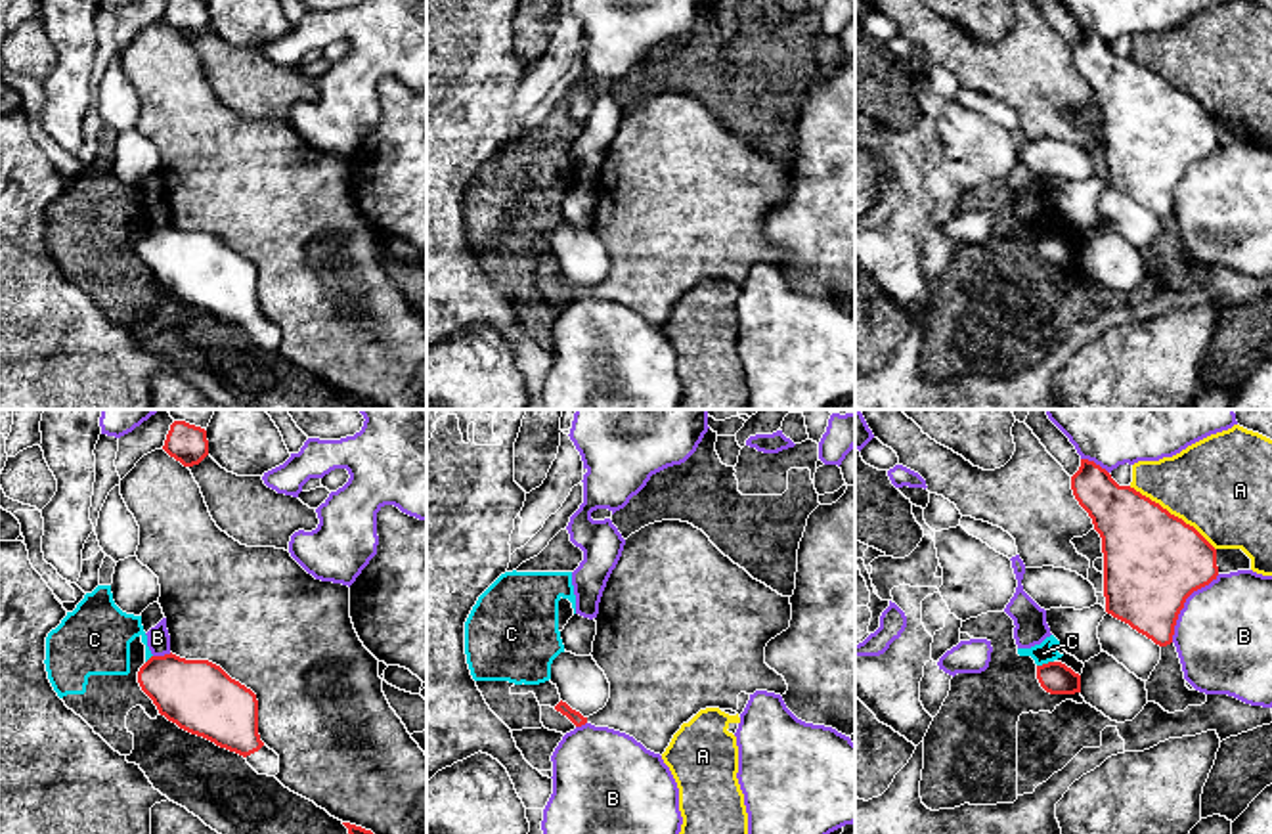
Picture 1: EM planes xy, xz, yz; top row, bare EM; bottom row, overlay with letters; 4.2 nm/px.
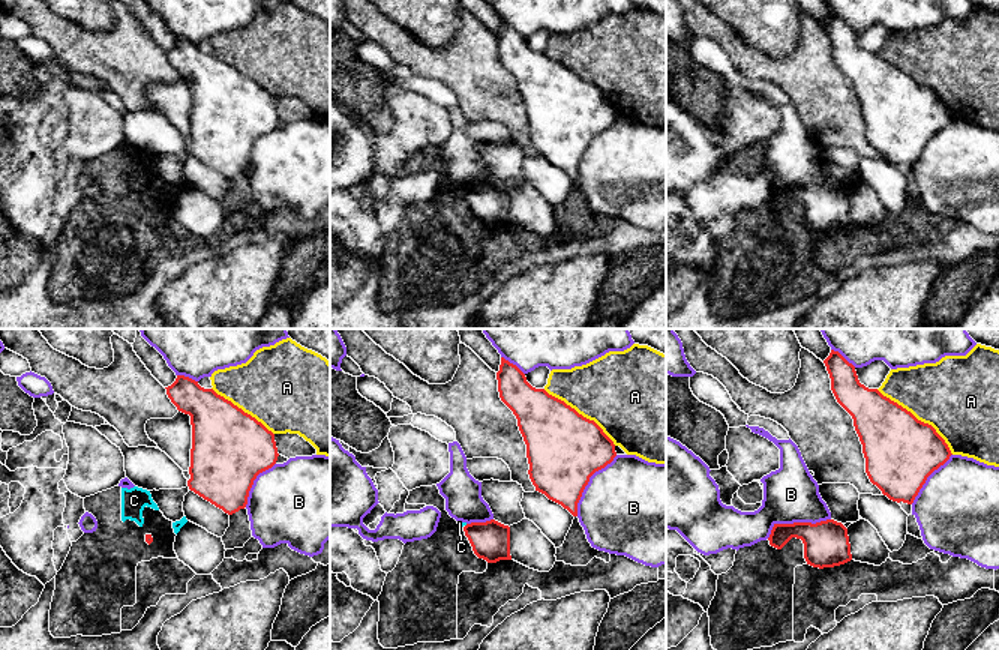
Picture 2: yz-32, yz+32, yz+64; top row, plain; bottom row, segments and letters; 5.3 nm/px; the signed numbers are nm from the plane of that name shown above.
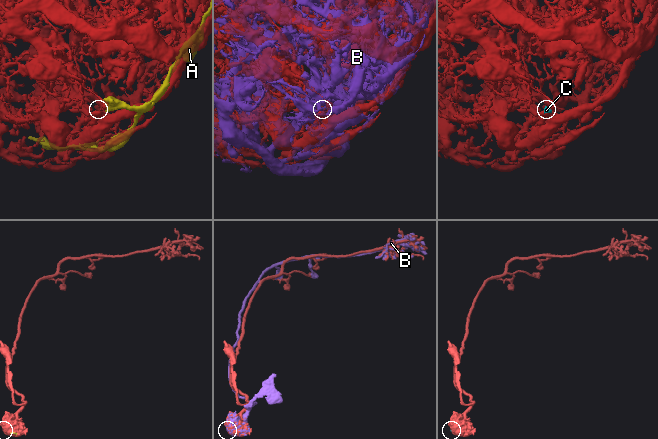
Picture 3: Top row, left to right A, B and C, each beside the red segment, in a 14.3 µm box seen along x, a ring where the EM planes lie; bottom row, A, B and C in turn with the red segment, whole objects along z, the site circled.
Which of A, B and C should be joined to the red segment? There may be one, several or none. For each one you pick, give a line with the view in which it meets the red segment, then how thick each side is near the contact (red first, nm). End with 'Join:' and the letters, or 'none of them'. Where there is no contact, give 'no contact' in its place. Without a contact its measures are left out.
Join: none of them

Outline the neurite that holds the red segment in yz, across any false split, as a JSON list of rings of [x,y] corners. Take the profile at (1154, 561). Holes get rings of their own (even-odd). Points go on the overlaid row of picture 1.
[[[1081,459],[1079,471],[1071,476],[1071,490],[1102,538],[1106,612],[1155,645],[1171,645],[1186,599],[1218,576],[1217,549],[1159,503],[1130,486],[1119,486],[1094,461]]]

